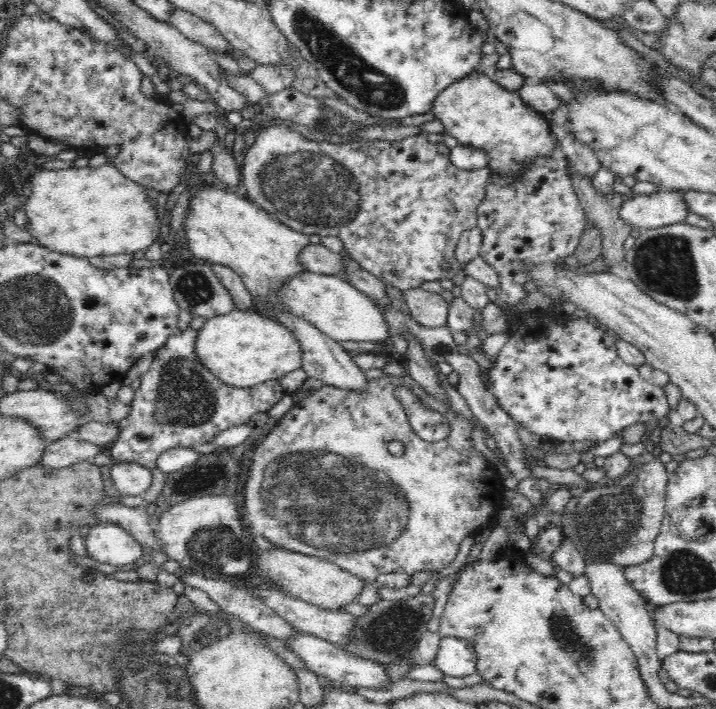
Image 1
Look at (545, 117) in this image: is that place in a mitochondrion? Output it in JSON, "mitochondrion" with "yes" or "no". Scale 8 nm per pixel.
{"mitochondrion":"no"}

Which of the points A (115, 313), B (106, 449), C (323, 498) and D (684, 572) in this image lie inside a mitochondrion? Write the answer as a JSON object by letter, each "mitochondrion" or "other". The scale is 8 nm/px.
{"A":"other","B":"other","C":"mitochondrion","D":"mitochondrion"}

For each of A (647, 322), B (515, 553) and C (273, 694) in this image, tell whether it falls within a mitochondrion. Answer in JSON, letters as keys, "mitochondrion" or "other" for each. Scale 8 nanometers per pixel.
{"A":"other","B":"other","C":"other"}

